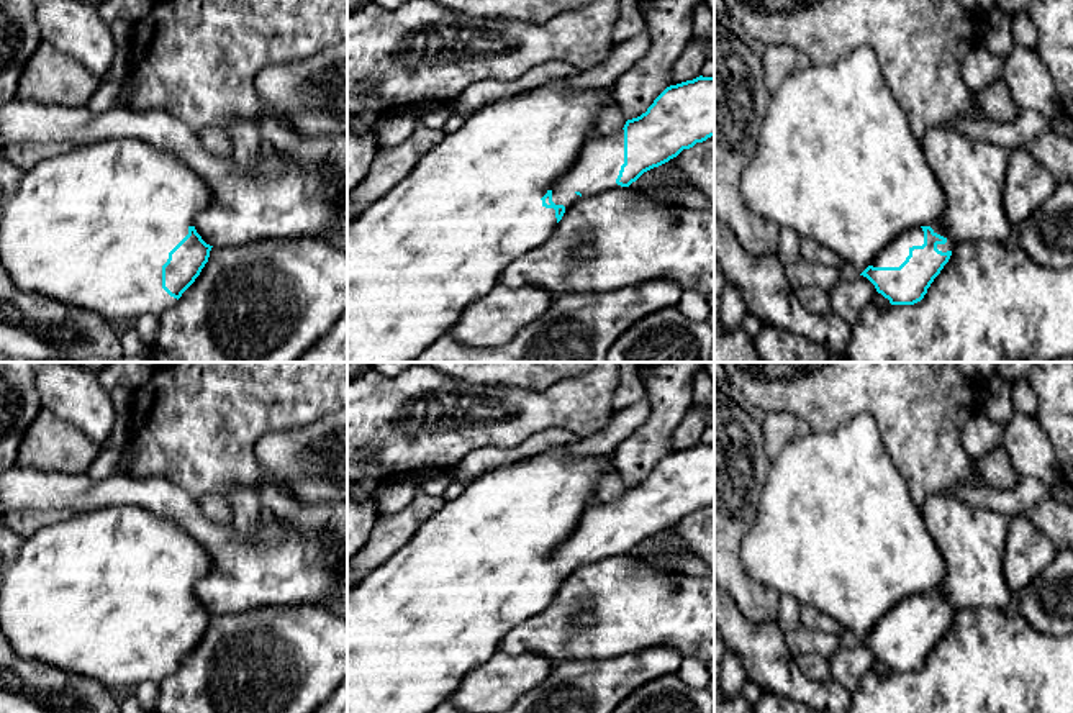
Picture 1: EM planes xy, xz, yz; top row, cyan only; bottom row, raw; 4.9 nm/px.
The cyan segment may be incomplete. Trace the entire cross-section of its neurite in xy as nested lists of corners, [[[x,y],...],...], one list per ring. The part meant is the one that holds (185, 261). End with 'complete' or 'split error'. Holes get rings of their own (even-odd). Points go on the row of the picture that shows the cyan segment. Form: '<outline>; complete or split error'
[[[128,138],[75,146],[67,152],[38,162],[33,169],[23,174],[18,190],[8,200],[0,218],[0,266],[20,290],[51,297],[77,308],[92,310],[97,315],[105,316],[110,323],[121,320],[136,321],[146,313],[162,315],[177,303],[208,262],[213,246],[206,244],[193,226],[197,215],[206,210],[208,205],[210,187],[206,180],[198,177],[170,152],[159,151],[144,141]]]; split error

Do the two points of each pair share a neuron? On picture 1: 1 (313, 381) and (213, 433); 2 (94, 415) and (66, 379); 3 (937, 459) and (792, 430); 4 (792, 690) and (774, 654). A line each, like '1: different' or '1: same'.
1: same
2: same
3: different
4: same

